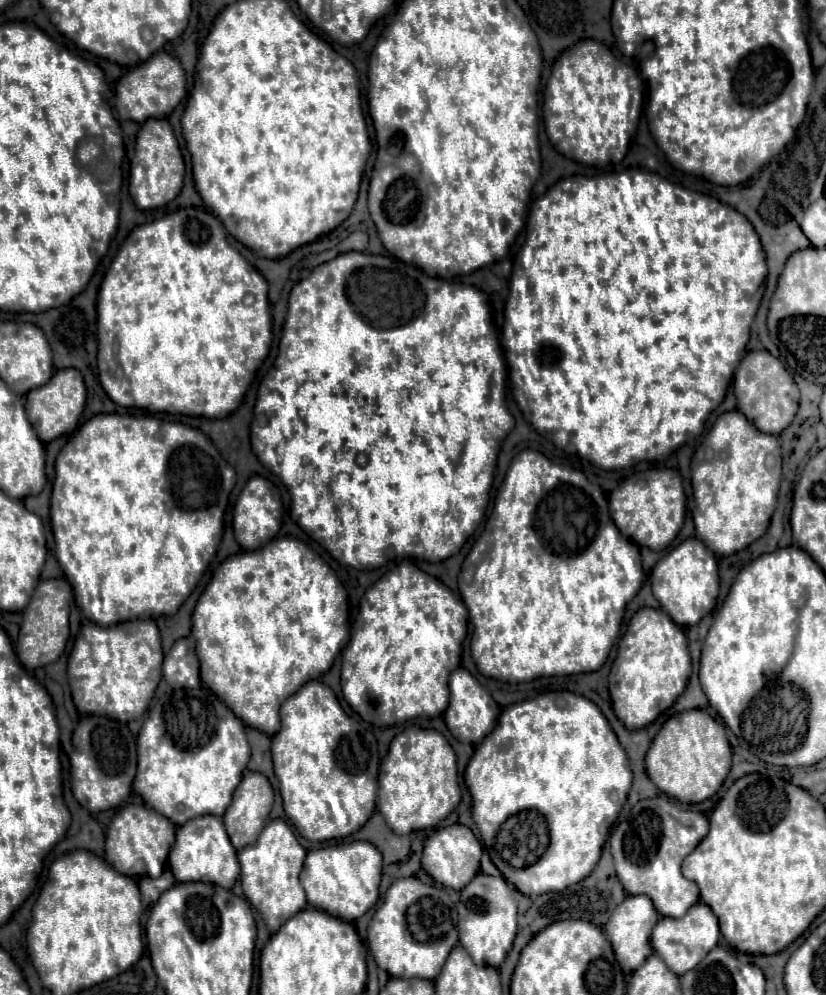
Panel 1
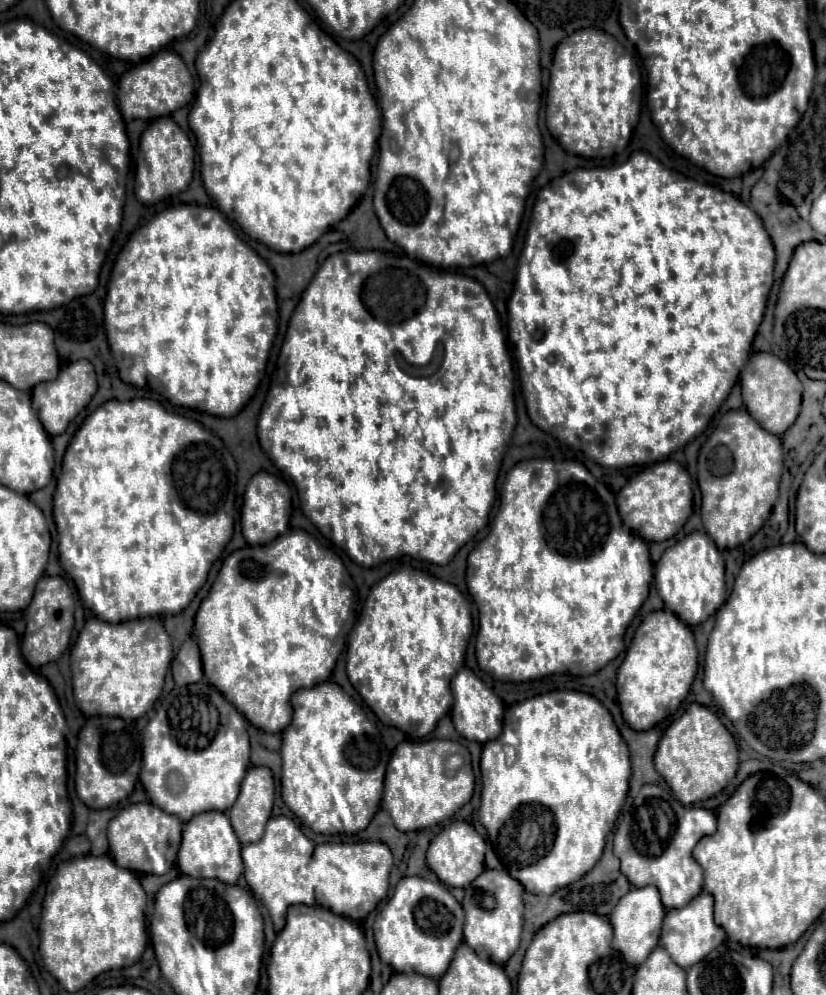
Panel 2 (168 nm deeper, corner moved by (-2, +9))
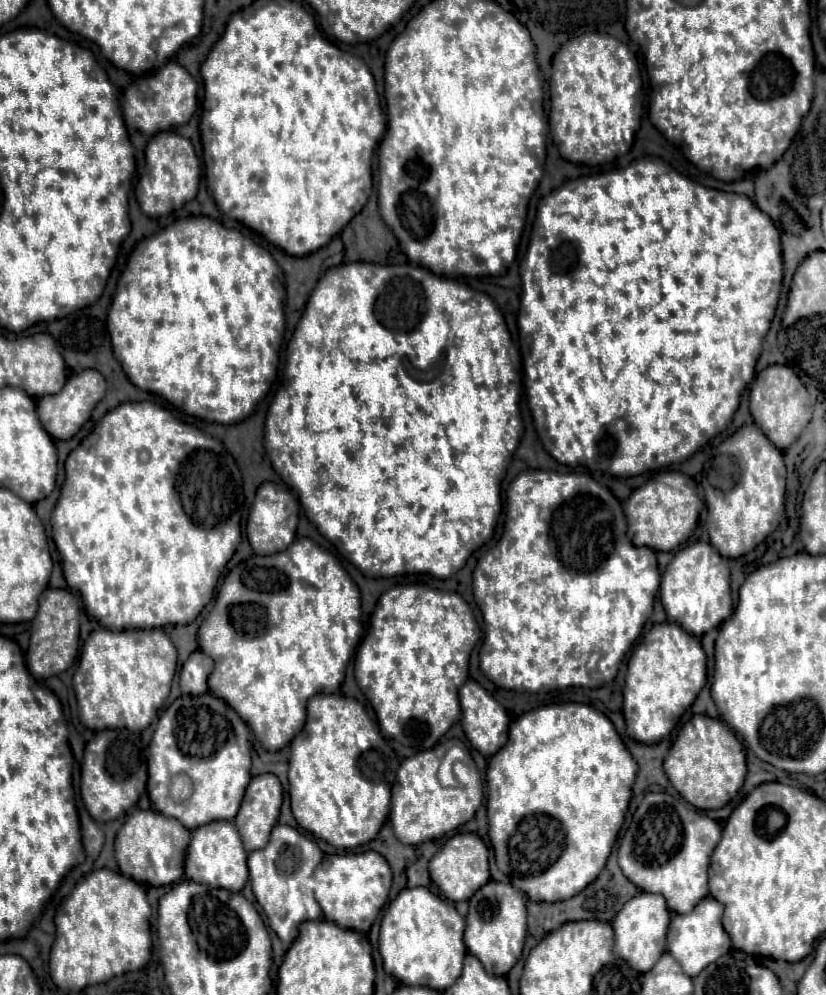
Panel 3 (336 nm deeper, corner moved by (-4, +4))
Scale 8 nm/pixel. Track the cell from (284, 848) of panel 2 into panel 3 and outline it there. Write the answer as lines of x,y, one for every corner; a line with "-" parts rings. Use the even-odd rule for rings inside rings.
278,824
272,830
270,844
262,850
254,850
248,856
250,882
254,896
268,916
270,928
284,944
292,944
298,936
300,922
322,918
322,910
314,898
314,868
322,860
322,850
316,842
302,836
296,828

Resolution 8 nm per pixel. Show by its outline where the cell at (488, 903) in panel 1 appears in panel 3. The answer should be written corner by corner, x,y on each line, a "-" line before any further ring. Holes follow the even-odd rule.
490,880
488,886
482,886
470,898
470,912
466,916
466,932
464,944
470,954
474,954
484,970
494,976
506,976
512,966
522,956
524,940
526,940
526,906
524,894
518,892
512,884

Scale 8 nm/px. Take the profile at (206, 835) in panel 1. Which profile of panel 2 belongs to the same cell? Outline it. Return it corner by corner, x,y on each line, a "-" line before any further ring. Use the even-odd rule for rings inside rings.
204,811
194,815
188,823
184,823
176,863
178,869
188,877
208,877
226,883
236,883
242,873
242,857
240,841
228,821
228,815
222,811

